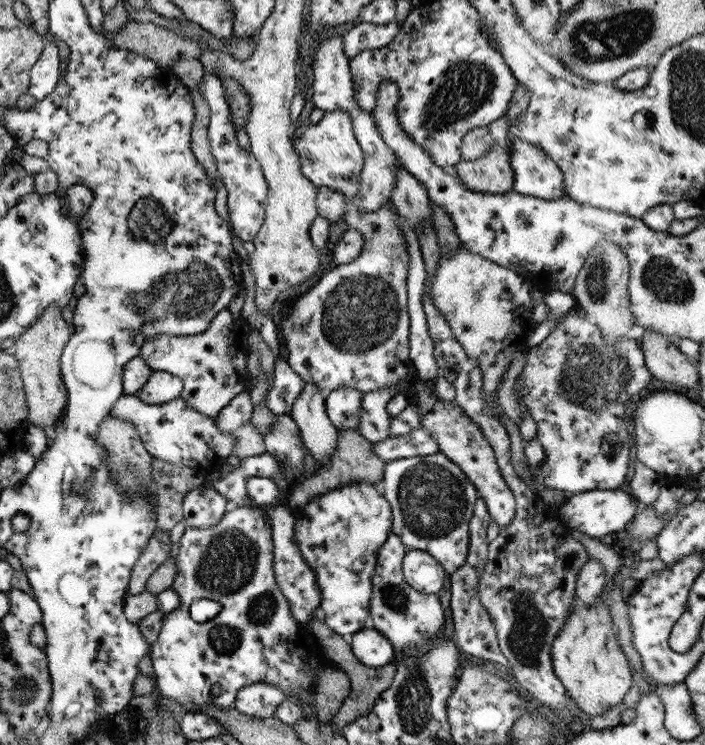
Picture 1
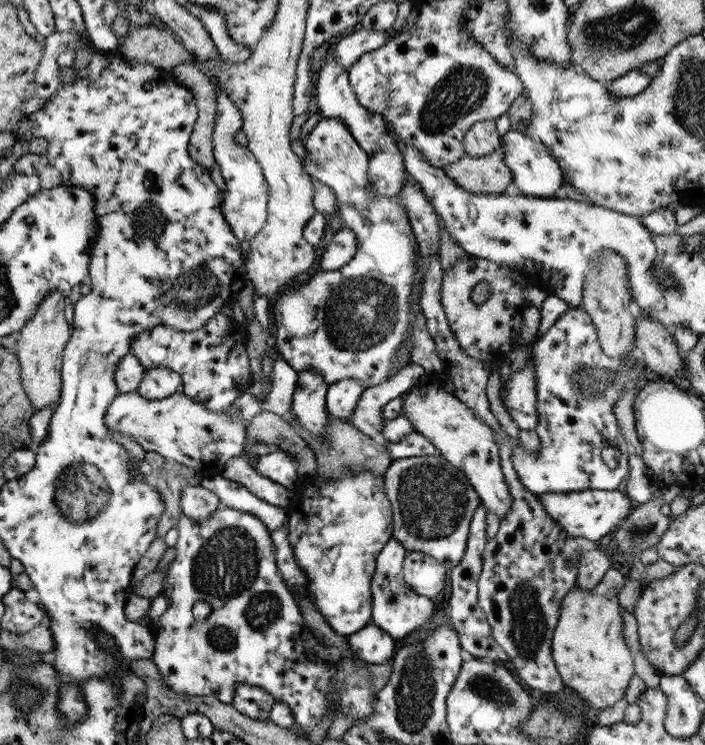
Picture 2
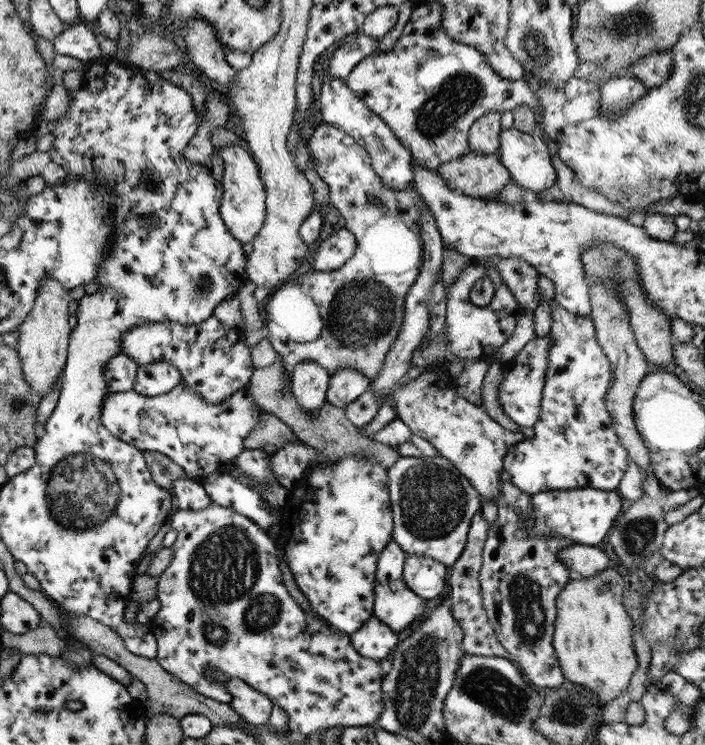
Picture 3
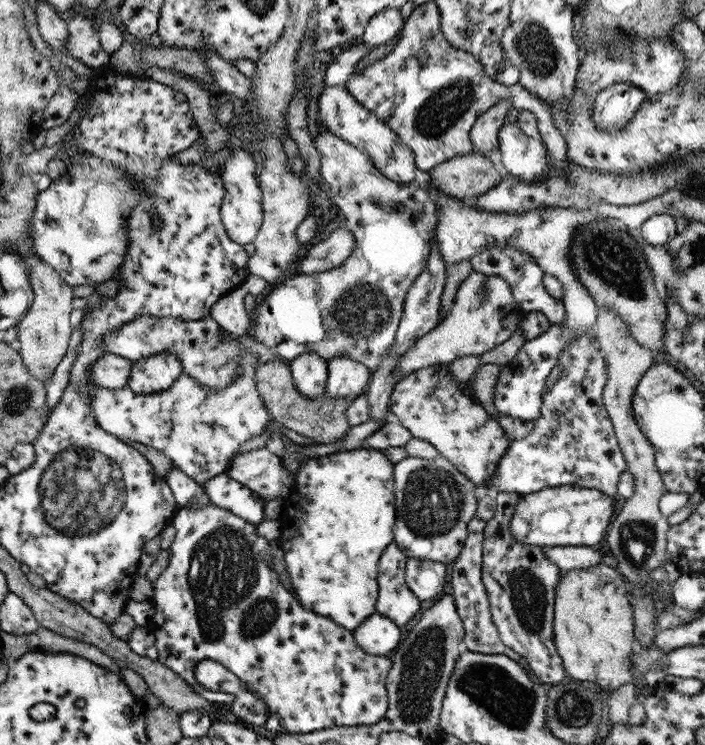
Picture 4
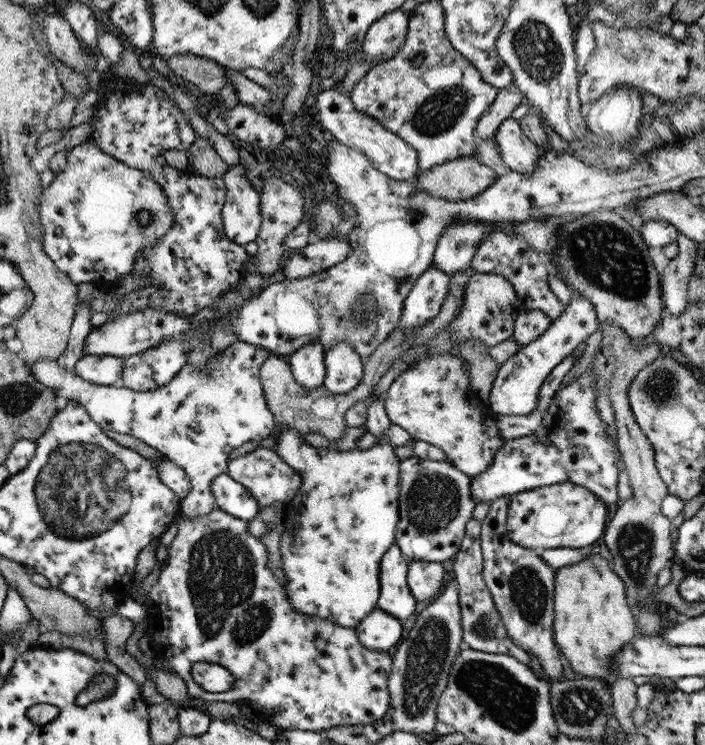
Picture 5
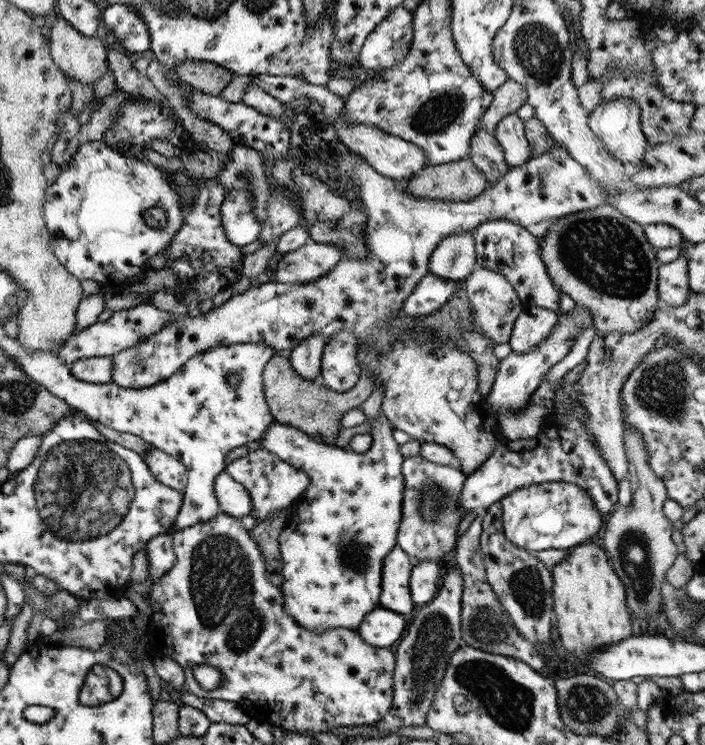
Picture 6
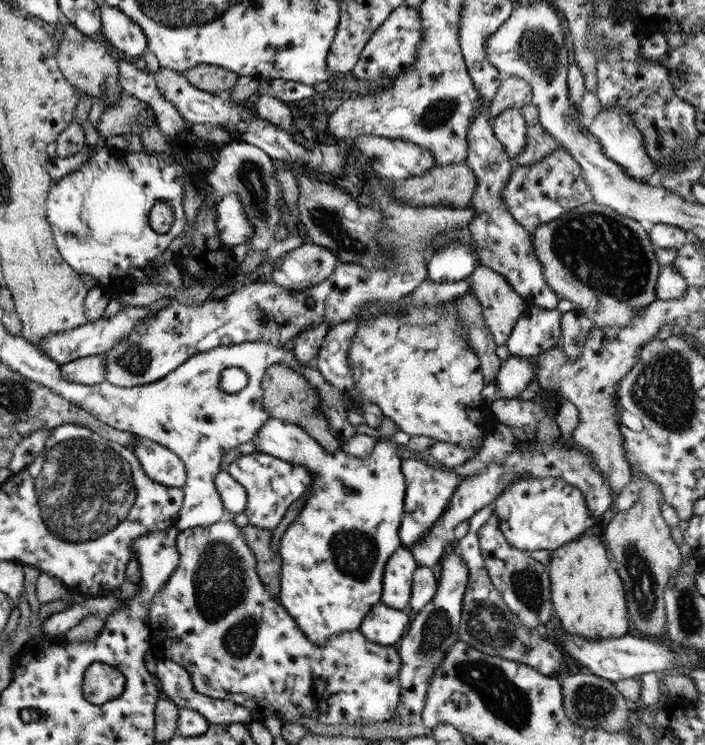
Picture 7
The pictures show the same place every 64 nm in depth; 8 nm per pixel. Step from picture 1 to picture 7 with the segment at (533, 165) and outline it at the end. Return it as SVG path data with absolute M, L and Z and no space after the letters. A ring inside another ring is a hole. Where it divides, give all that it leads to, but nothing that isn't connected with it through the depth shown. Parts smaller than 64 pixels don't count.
M507 108L497 114L490 123L494 137L502 144L509 159L521 154L525 146L526 122L519 108Z

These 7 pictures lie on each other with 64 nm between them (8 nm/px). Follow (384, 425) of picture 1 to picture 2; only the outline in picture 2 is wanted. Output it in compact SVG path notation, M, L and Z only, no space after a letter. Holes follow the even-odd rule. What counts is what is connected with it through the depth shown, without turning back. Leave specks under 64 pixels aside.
M409 362L396 375L385 382L365 388L359 395L355 408L353 408L350 424L359 432L363 432L363 434L376 440L380 439L383 426L386 425L386 420L381 415L381 408L389 400L397 398L399 394L418 384L423 377L423 369L417 364Z

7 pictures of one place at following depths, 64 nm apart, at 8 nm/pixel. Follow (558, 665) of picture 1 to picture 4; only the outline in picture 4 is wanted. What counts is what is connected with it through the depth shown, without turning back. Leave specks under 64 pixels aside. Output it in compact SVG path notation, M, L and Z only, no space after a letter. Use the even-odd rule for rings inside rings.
M602 562L587 571L562 572L555 588L552 639L565 675L591 682L607 696L633 680L629 658L636 643L628 590L623 576Z

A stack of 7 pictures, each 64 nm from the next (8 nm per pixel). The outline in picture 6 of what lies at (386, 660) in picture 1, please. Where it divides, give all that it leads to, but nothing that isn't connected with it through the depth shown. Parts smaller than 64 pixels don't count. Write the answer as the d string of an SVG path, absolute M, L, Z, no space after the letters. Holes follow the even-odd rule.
M376 606L361 620L356 631L365 644L375 648L392 648L405 632L407 617Z

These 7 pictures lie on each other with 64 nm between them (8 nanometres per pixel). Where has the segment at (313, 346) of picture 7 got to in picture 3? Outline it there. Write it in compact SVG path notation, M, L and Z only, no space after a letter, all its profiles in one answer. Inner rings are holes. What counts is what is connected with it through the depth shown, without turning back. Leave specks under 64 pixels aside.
M310 361L297 364L290 371L291 394L297 406L305 415L315 417L325 400L329 375L321 366Z

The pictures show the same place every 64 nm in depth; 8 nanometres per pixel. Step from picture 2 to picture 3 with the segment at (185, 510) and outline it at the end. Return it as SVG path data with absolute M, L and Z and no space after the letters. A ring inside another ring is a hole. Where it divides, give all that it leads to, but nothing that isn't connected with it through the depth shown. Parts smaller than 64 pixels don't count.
M177 478L171 484L175 507L181 510L199 512L201 508L212 504L211 497L205 493L205 489L199 481L187 478Z

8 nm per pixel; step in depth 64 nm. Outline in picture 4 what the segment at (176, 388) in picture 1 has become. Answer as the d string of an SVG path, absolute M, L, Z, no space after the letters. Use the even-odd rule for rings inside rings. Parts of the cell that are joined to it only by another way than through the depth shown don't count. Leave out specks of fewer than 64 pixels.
M172 353L157 354L133 362L127 388L135 394L155 394L167 390L181 372L177 358Z

